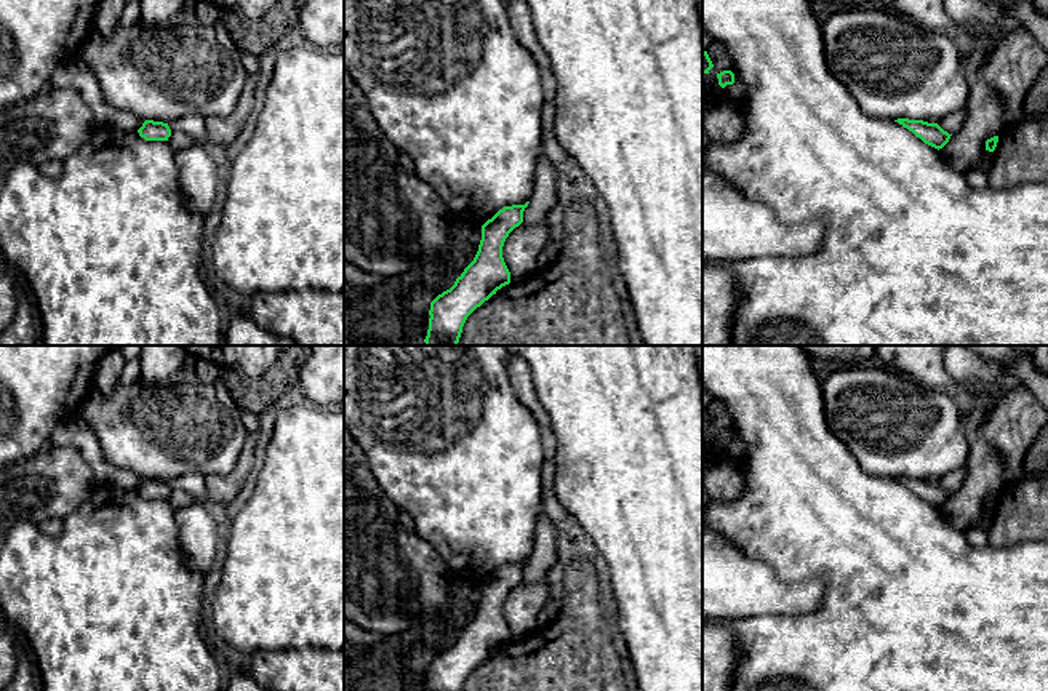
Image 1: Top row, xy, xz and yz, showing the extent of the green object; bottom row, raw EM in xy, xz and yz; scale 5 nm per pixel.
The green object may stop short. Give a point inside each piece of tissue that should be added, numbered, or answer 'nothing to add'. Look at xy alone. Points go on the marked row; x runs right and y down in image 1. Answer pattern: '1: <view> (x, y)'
nothing to add

